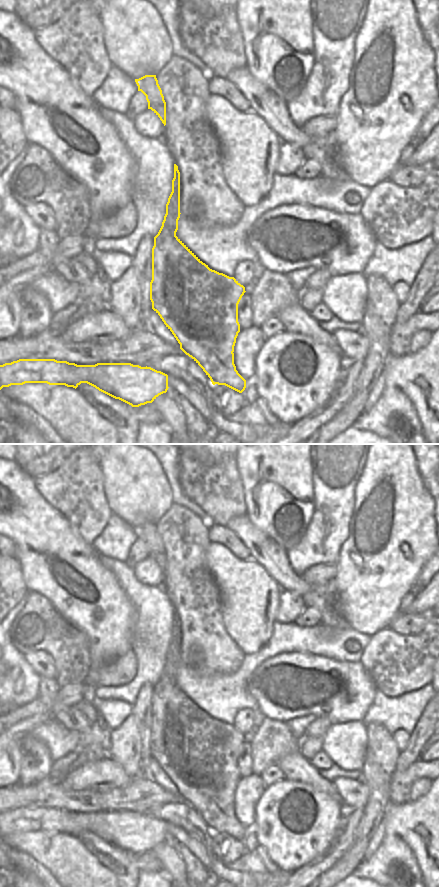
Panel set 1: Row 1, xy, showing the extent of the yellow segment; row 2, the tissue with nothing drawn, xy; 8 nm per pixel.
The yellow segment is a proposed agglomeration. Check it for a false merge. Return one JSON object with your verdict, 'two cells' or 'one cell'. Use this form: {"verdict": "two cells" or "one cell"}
{"verdict": "two cells"}

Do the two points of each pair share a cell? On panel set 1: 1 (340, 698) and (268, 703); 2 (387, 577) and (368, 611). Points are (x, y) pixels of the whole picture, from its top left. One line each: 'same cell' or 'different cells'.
1: same cell
2: same cell

